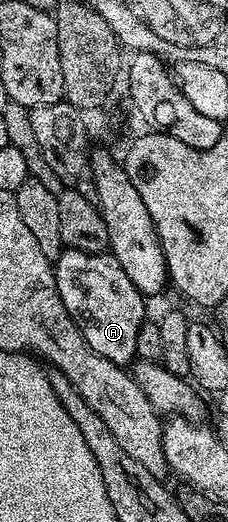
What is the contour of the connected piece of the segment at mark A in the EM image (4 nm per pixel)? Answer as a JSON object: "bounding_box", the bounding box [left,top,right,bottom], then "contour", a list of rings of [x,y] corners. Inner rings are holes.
{"bounding_box":[53,248,145,366],"contour":[[[64,248],[54,258],[53,268],[61,303],[65,303],[69,315],[79,326],[85,343],[89,343],[97,355],[126,366],[136,356],[138,331],[145,320],[145,298],[133,283],[129,283],[129,275],[125,275],[121,263],[117,263],[110,252],[86,253],[80,249]]]}

